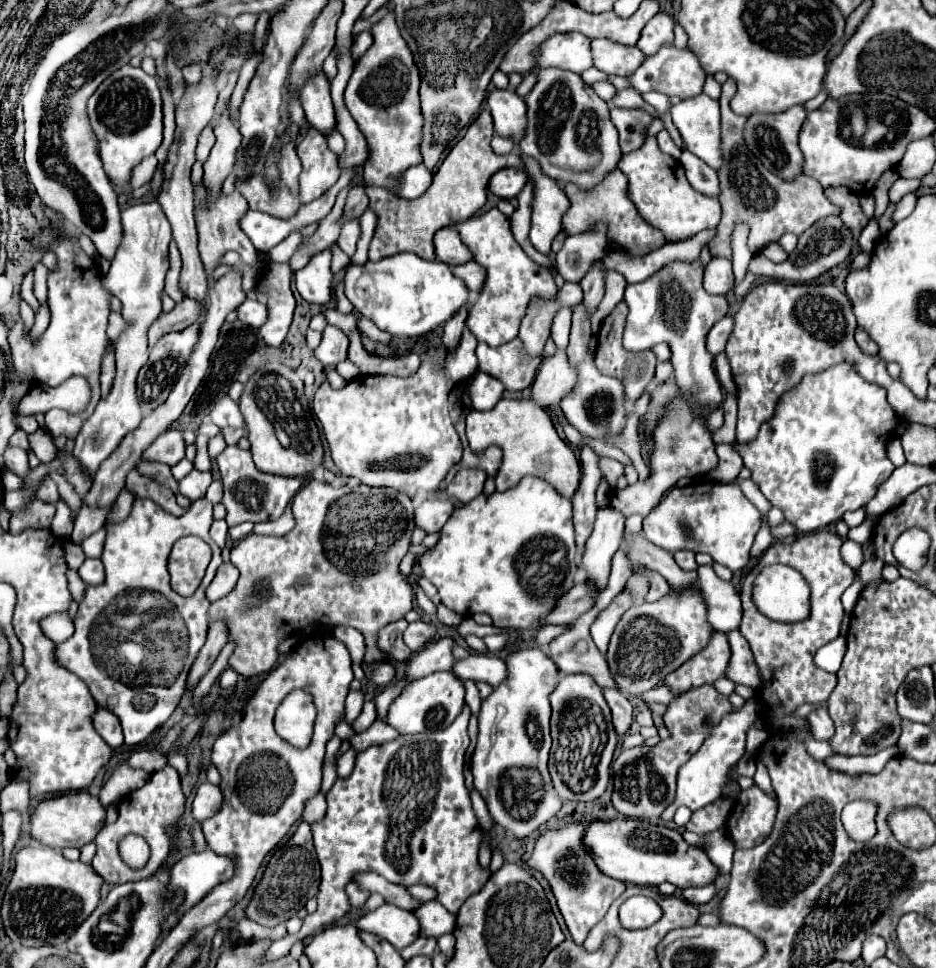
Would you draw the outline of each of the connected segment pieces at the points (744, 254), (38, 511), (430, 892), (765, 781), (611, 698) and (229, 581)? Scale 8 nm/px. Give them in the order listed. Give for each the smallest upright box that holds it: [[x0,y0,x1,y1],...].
[[732,222,754,284],[10,500,56,534],[408,884,438,902],[754,760,774,792],[604,688,632,736],[206,564,238,602]]

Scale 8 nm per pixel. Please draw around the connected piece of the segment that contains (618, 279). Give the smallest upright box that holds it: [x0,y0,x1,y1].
[592,270,626,334]

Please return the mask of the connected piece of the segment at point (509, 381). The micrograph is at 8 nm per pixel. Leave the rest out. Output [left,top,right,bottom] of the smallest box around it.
[476,338,542,390]

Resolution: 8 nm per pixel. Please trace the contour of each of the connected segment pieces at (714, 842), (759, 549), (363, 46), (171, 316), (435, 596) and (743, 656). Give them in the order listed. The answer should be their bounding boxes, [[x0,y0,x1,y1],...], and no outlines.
[[682,828,734,876],[750,518,772,558],[352,34,372,62],[148,298,202,344],[418,577,441,605],[726,630,760,690]]

